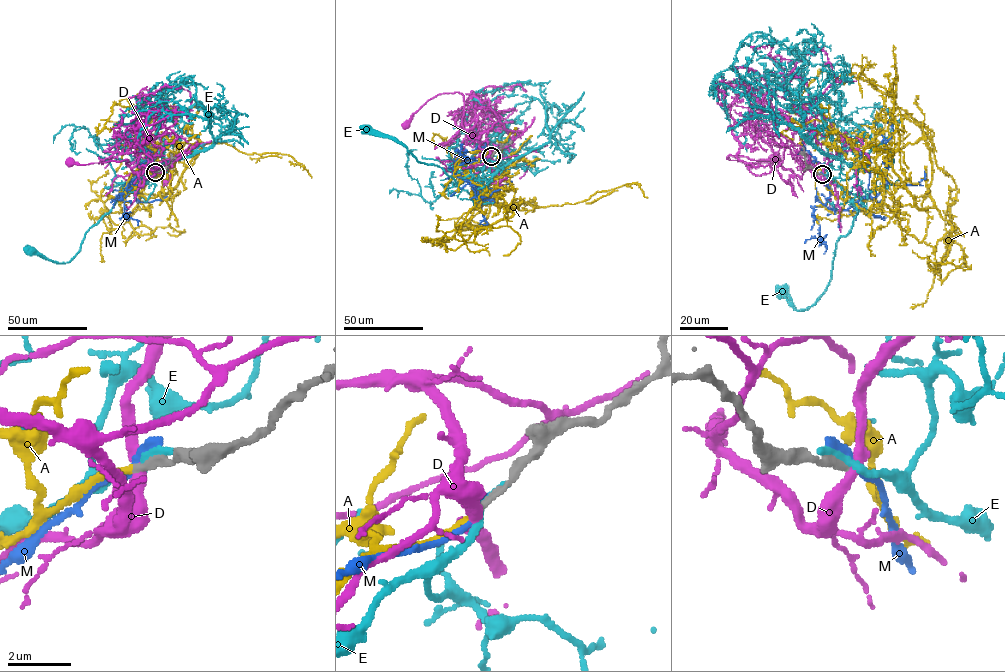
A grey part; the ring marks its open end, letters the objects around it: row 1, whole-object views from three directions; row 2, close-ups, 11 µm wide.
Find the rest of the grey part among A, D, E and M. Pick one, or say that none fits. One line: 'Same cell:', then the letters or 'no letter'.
Same cell: A

